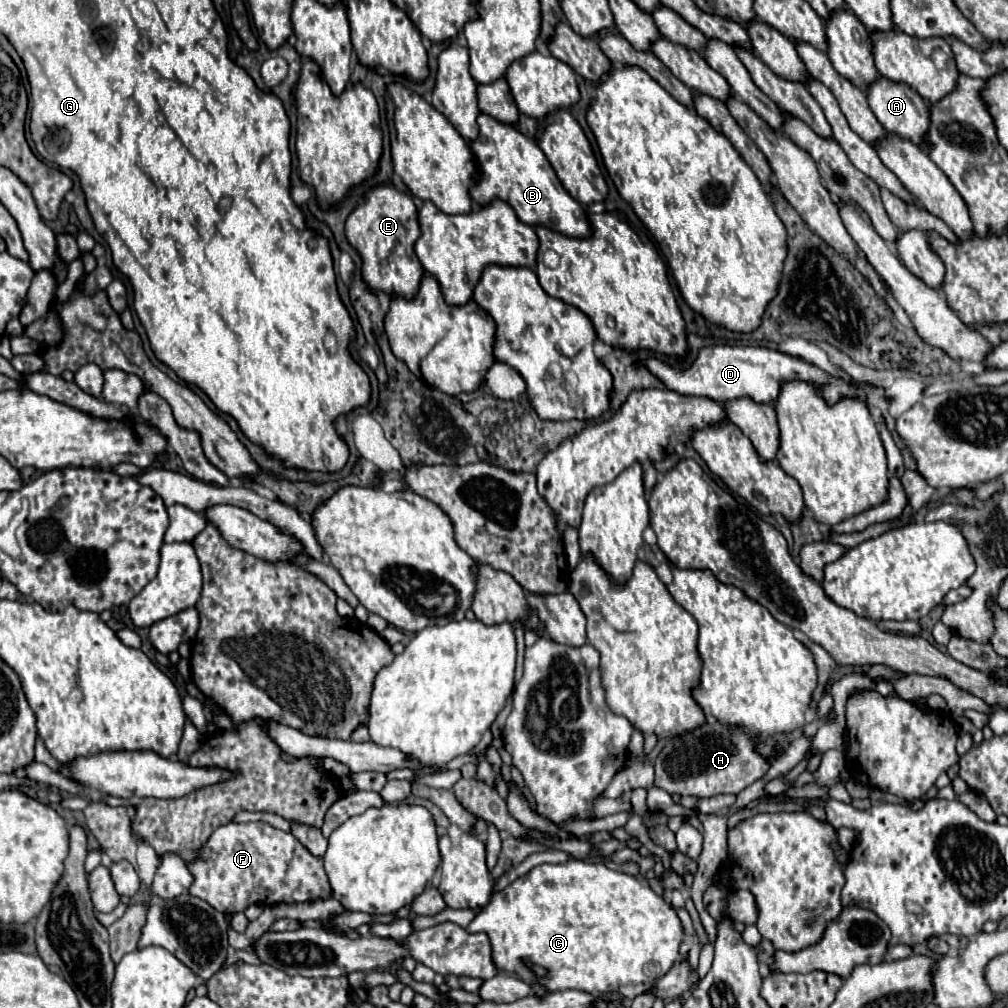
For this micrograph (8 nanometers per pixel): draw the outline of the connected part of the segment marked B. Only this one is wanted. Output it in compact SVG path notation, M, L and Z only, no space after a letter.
M481 113L479 119L479 137L471 143L471 149L477 157L481 179L471 187L471 199L475 205L489 205L493 199L501 199L513 207L517 217L533 227L547 227L569 237L589 237L589 217L585 207L575 201L557 179L553 167L549 165L545 153L539 145L525 137L511 125L503 125L493 117Z

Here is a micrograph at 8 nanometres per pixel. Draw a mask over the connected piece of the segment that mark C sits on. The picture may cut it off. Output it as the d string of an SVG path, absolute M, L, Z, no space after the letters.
M571 859L571 861L559 863L559 865L547 865L545 863L545 865L533 867L525 877L515 879L509 887L499 891L489 901L489 905L469 923L467 931L469 933L487 933L487 937L491 941L491 947L493 947L493 965L497 965L497 969L501 969L503 973L517 975L525 983L529 981L529 973L525 973L525 961L533 961L533 965L541 965L541 969L545 969L545 973L549 973L549 981L545 981L545 985L549 985L549 991L579 989L579 991L589 991L589 993L605 993L605 991L611 989L611 991L627 991L629 997L635 997L637 993L643 993L645 989L649 989L659 977L663 977L675 965L675 961L679 959L679 943L681 943L681 937L683 937L683 927L681 927L681 921L679 921L677 913L647 883L637 881L629 873L609 869L605 863L583 863L579 859Z

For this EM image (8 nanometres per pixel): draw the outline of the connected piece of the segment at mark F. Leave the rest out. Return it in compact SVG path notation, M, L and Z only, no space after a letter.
M231 821L219 827L199 851L197 861L189 863L189 871L195 877L189 893L231 915L245 911L249 905L303 903L331 897L321 857L311 855L291 833L263 821Z

